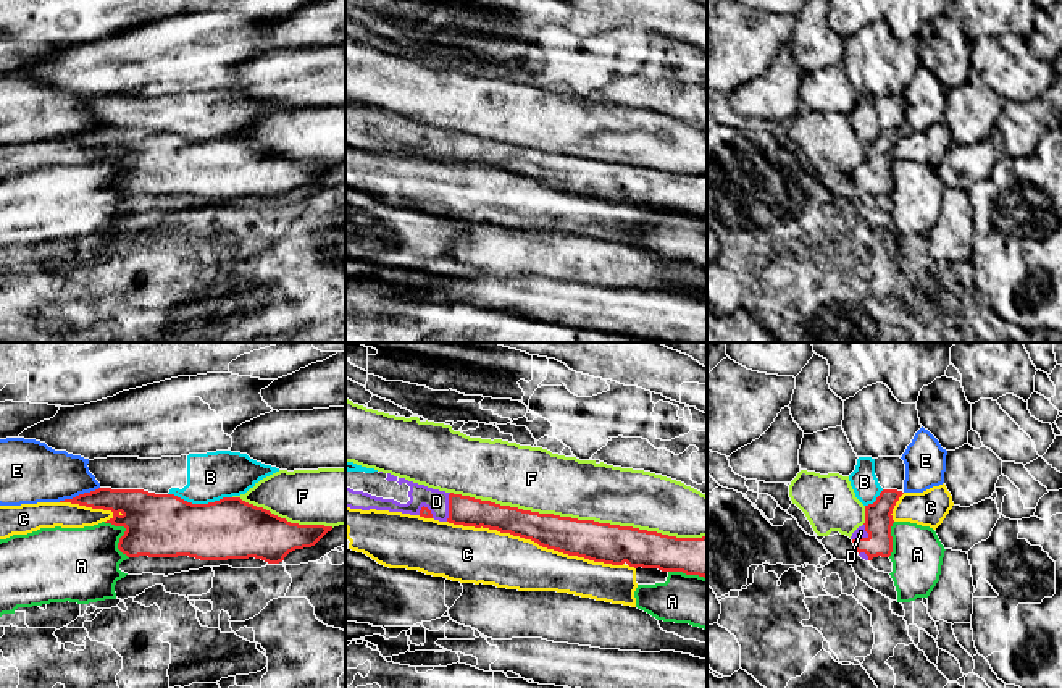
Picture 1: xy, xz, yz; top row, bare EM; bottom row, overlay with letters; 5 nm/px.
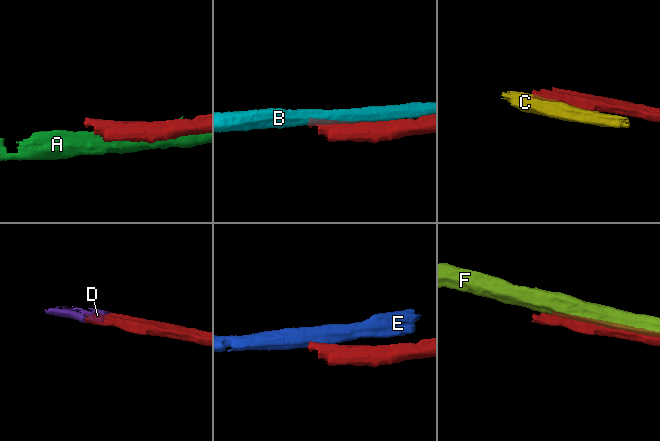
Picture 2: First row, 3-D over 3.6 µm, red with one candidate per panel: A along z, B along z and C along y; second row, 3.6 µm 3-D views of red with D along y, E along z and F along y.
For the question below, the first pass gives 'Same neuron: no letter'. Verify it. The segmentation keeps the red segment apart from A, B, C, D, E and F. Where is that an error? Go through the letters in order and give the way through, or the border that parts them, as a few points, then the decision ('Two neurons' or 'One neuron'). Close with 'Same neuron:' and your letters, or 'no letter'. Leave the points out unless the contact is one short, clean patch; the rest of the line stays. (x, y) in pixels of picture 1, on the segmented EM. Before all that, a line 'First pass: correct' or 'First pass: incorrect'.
First pass: incorrect
A: Two neurons
B: Two neurons
C: Two neurons
D: One neuron
E: Boundary: xy (99, 486), (58, 501). Two neurons
F: Two neurons
Same neuron: D

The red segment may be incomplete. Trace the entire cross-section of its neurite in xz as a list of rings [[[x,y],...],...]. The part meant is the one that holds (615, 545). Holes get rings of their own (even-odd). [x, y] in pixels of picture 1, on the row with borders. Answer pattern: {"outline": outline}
{"outline": [[[345,470],[345,507],[402,512],[439,522],[449,522],[454,525],[475,528],[483,526],[531,539],[542,547],[568,556],[584,557],[594,562],[612,565],[623,565],[626,562],[634,568],[659,568],[662,572],[683,572],[686,575],[699,575],[707,578],[707,536],[676,538],[633,526],[578,520],[554,514],[539,514],[518,507],[500,506],[491,501],[475,499],[470,496],[433,489],[383,472],[365,473]]]}

